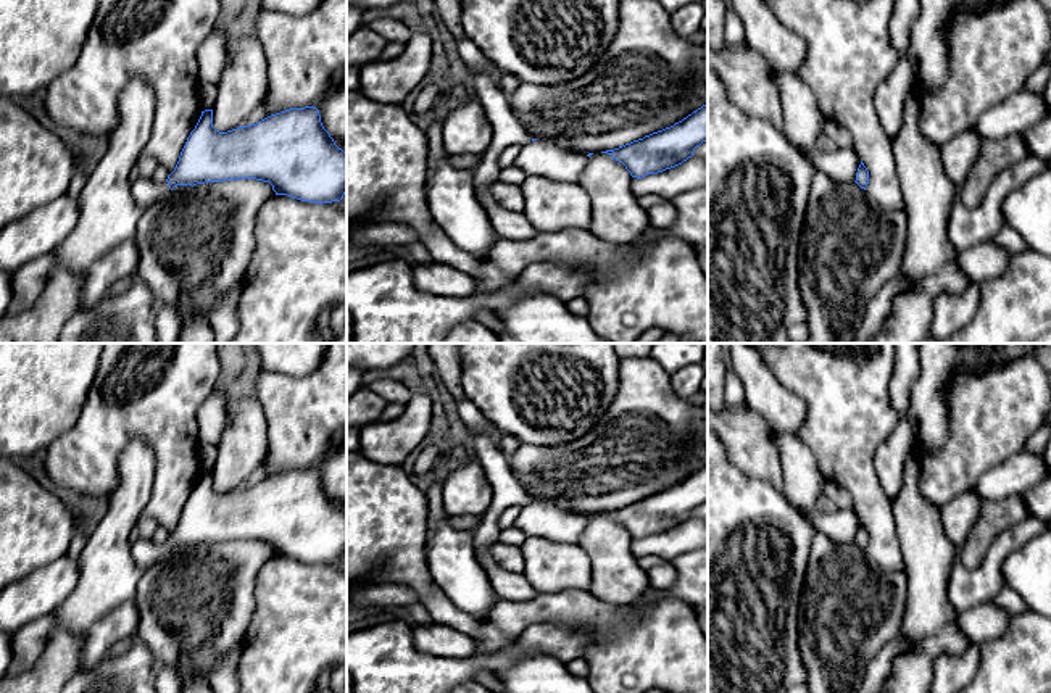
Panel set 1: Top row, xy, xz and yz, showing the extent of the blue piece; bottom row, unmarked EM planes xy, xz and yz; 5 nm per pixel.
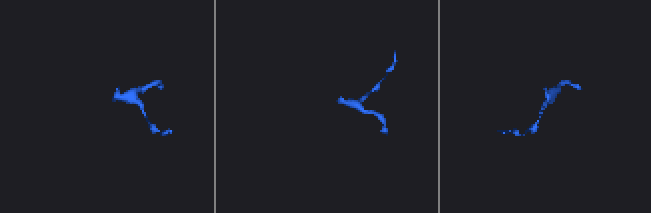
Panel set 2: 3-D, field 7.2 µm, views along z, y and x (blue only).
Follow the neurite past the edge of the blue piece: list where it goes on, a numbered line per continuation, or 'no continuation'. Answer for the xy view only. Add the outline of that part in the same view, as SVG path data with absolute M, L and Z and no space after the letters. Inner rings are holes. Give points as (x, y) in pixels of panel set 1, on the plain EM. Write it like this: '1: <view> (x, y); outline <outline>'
1: xy (145, 551); outline M139 538L131 543L131 554L134 562L143 571L171 553L166 542L156 542L153 538Z

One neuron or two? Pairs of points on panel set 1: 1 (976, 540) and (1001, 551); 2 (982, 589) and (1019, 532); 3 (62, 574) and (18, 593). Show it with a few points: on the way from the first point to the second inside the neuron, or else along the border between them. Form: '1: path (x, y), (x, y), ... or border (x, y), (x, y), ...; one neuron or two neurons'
1: border (1017, 521), (976, 568), (958, 561); two neurons
2: path (988, 574), (995, 556), (1005, 547); one neuron
3: path (50, 585), (39, 593), (29, 593); one neuron

